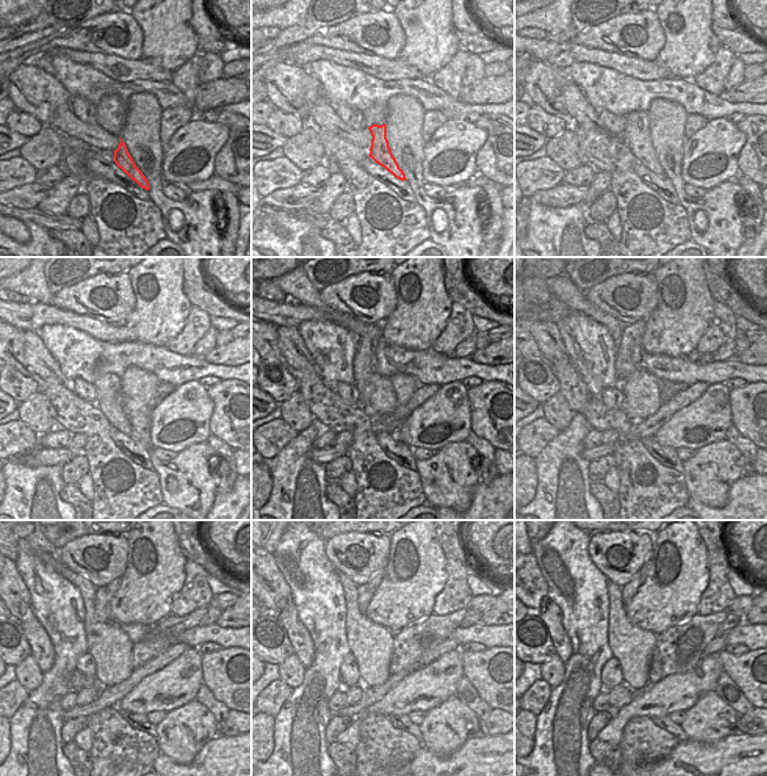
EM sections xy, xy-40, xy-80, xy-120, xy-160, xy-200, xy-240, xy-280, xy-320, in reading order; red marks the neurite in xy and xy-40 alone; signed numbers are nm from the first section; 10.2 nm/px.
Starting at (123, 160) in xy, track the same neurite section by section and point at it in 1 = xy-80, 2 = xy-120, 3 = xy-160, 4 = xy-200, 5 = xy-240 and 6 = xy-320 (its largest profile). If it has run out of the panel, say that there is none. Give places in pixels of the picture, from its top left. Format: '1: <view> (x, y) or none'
1: xy-80 (636, 134)
2: xy-120 (107, 386)
3: xy-160 (364, 362)
4: xy-200 (628, 359)
5: xy-240 (103, 595)
6: xy-320 (630, 589)

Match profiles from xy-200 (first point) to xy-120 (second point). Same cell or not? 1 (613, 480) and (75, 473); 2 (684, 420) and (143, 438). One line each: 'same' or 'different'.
1: different
2: different

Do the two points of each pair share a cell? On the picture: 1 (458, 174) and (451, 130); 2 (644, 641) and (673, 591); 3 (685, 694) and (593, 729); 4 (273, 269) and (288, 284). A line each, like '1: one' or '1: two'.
1: one
2: two
3: two
4: two

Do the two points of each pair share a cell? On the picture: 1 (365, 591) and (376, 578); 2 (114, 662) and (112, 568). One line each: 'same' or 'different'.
1: same
2: different

